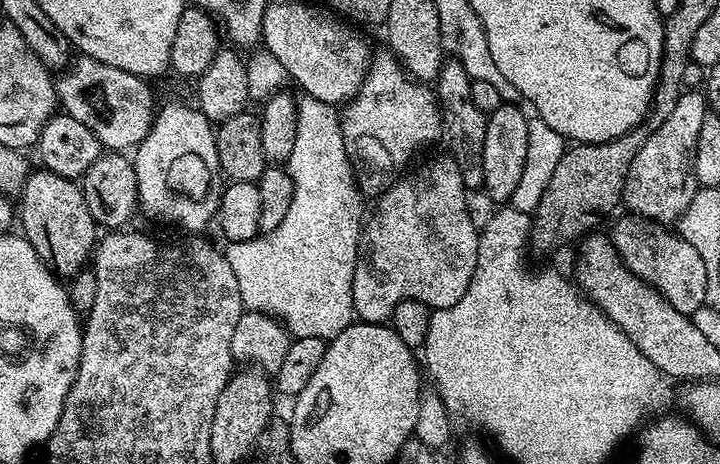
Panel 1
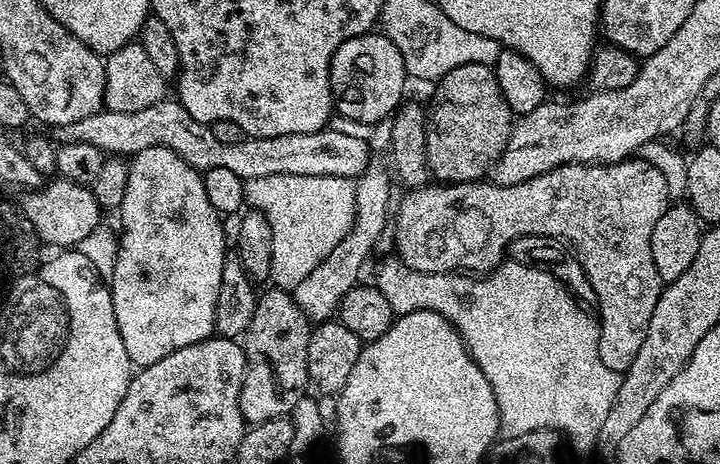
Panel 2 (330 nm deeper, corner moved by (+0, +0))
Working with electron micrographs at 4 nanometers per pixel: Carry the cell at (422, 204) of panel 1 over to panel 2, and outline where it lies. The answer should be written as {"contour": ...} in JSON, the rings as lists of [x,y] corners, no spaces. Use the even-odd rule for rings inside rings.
{"contour":[[[629,158],[616,164],[563,164],[546,174],[518,182],[518,186],[498,186],[491,182],[429,182],[403,194],[400,209],[394,212],[395,255],[408,268],[419,272],[487,274],[505,259],[512,240],[523,236],[554,236],[567,242],[578,262],[582,262],[590,286],[594,286],[595,307],[600,308],[598,316],[602,321],[598,328],[600,357],[610,370],[621,374],[634,362],[662,291],[660,275],[654,270],[654,254],[650,254],[650,234],[654,234],[658,218],[670,207],[666,178],[662,178],[661,172],[654,170],[650,162]]]}

